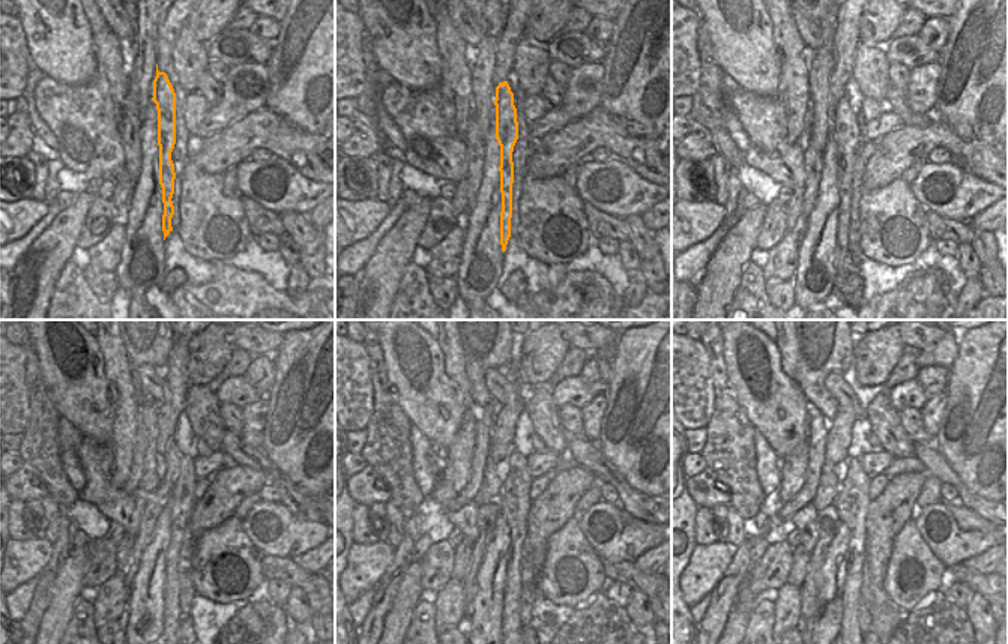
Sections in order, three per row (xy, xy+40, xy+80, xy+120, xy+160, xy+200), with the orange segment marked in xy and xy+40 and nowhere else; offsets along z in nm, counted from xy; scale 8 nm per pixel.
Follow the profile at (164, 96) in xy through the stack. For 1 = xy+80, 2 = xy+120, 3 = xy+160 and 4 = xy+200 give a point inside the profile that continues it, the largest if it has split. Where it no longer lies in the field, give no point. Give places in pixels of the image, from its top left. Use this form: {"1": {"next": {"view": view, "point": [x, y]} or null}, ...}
{"1": {"next": {"view": "xy+80", "point": [848, 135]}}, "2": {"next": {"view": "xy+120", "point": [178, 485]}}, "3": {"next": {"view": "xy+160", "point": [514, 499]}}, "4": {"next": {"view": "xy+200", "point": [852, 502]}}}

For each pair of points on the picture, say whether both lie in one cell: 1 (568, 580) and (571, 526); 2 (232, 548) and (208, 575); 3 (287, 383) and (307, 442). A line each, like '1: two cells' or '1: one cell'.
1: one cell
2: one cell
3: one cell

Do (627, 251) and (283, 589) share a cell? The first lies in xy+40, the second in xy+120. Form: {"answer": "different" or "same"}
{"answer": "different"}

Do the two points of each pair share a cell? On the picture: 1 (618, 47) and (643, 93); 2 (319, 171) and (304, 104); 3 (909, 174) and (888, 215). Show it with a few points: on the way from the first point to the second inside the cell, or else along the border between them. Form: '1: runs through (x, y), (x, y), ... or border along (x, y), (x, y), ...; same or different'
1: runs through (630, 59), (631, 65), (643, 77), (643, 81); same
2: border along (281, 116), (293, 126), (319, 135); different
3: border along (902, 177), (908, 185); different

